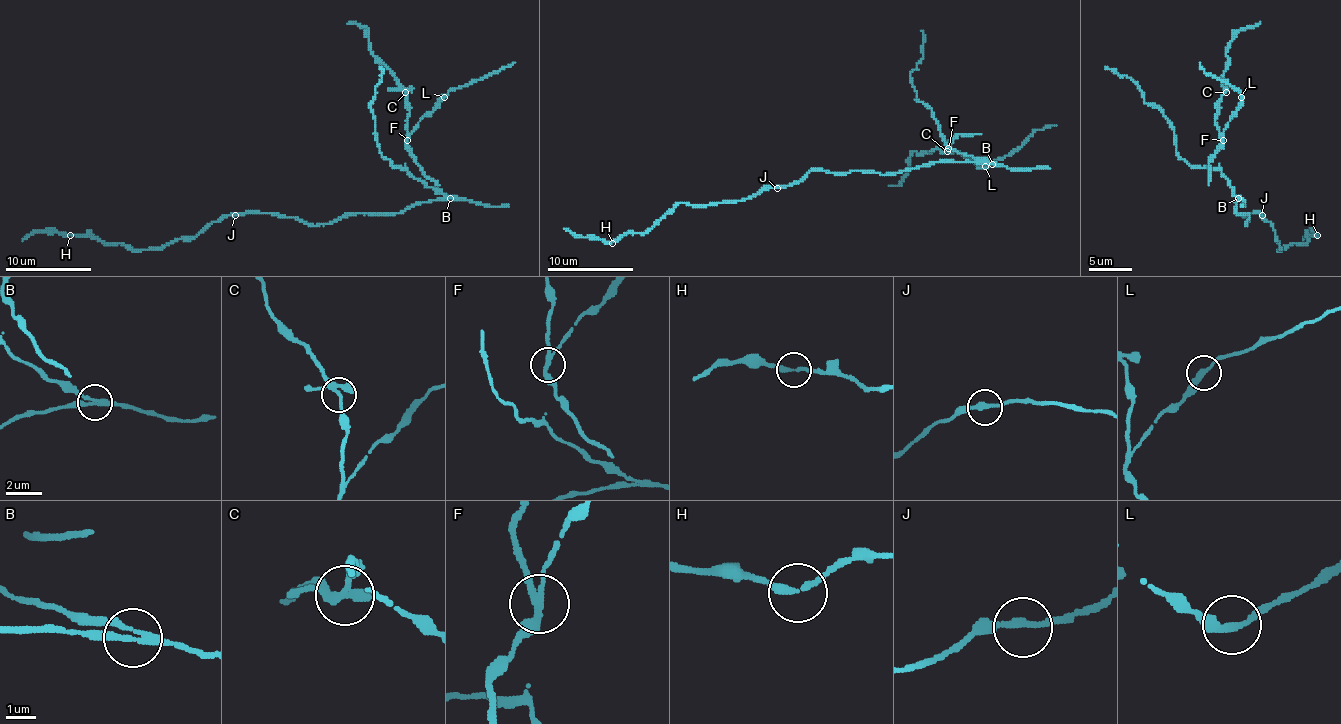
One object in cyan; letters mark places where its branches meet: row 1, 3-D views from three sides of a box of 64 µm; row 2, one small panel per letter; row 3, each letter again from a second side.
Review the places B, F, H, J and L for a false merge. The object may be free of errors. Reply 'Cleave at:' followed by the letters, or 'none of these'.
Cleave at: F

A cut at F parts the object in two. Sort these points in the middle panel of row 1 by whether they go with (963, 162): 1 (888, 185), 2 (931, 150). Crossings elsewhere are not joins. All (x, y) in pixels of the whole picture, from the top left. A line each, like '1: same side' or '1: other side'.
1: other side
2: other side

